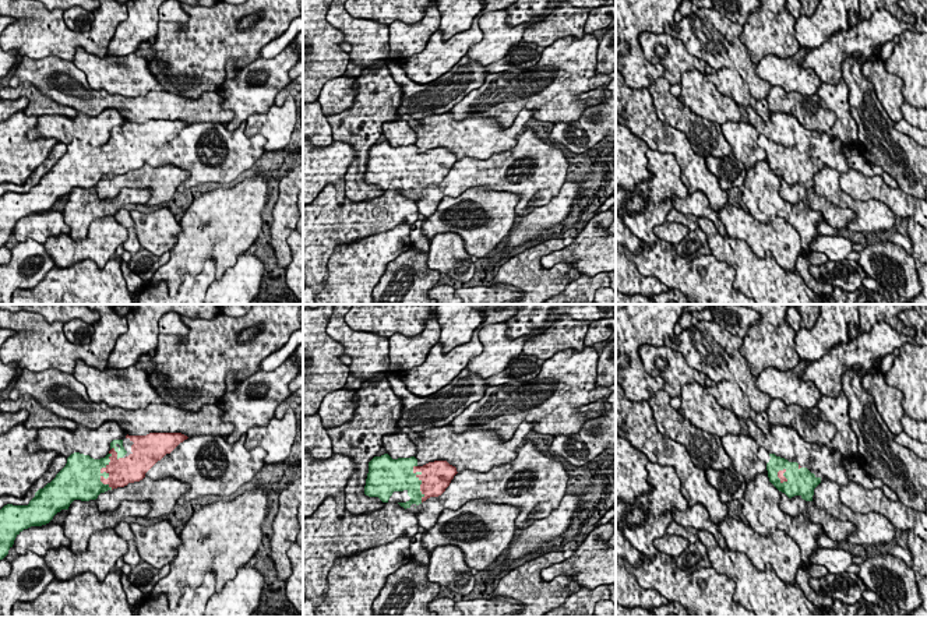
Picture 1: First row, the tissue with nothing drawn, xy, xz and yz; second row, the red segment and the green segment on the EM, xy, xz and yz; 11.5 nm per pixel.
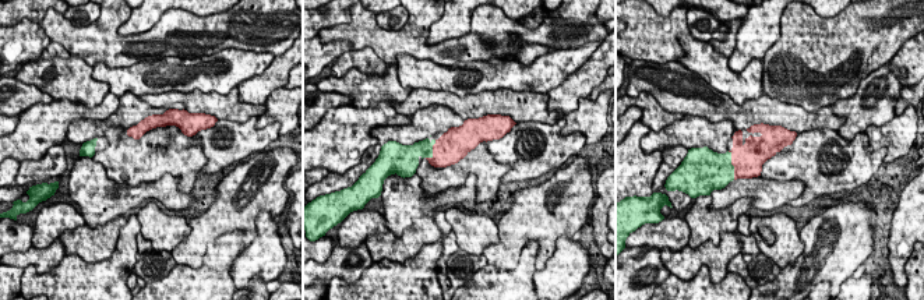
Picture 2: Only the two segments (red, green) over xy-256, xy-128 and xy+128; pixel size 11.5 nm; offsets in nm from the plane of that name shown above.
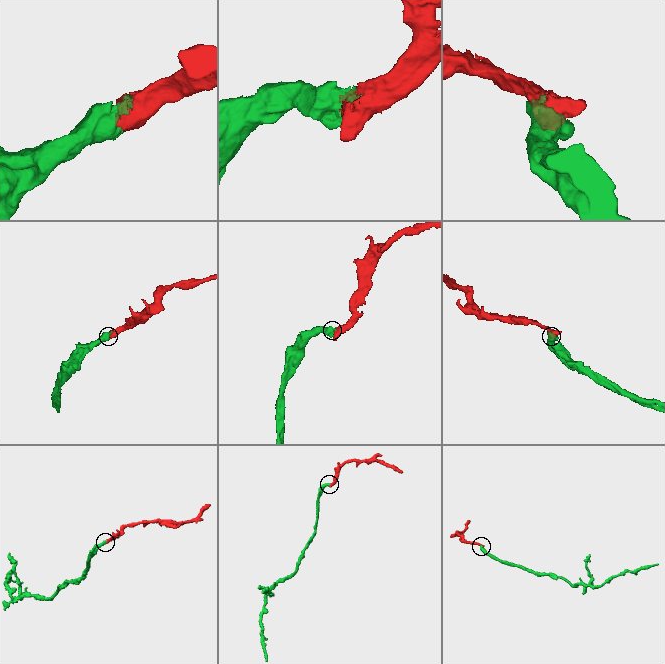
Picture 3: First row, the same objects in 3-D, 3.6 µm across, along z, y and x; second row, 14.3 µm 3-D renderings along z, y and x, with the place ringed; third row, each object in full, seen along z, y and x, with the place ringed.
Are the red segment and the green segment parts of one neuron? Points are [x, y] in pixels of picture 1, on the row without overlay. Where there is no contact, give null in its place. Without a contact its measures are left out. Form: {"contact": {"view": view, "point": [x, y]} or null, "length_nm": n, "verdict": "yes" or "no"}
{"contact": {"view": "xy", "point": [101, 159]}, "length_nm": 440, "verdict": "yes"}

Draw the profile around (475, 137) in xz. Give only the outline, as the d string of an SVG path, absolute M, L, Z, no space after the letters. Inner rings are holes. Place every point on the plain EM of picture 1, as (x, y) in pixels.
M522 109L507 128L501 128L494 117L479 117L477 113L469 113L464 120L457 121L450 112L410 119L408 124L416 134L417 154L447 148L458 161L489 159L517 145L518 135L533 113L535 110Z

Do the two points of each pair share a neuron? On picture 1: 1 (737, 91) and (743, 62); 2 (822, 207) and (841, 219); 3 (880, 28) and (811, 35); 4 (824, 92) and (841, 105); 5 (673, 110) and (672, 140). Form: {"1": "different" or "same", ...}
{"1": "different", "2": "same", "3": "different", "4": "same", "5": "different"}

